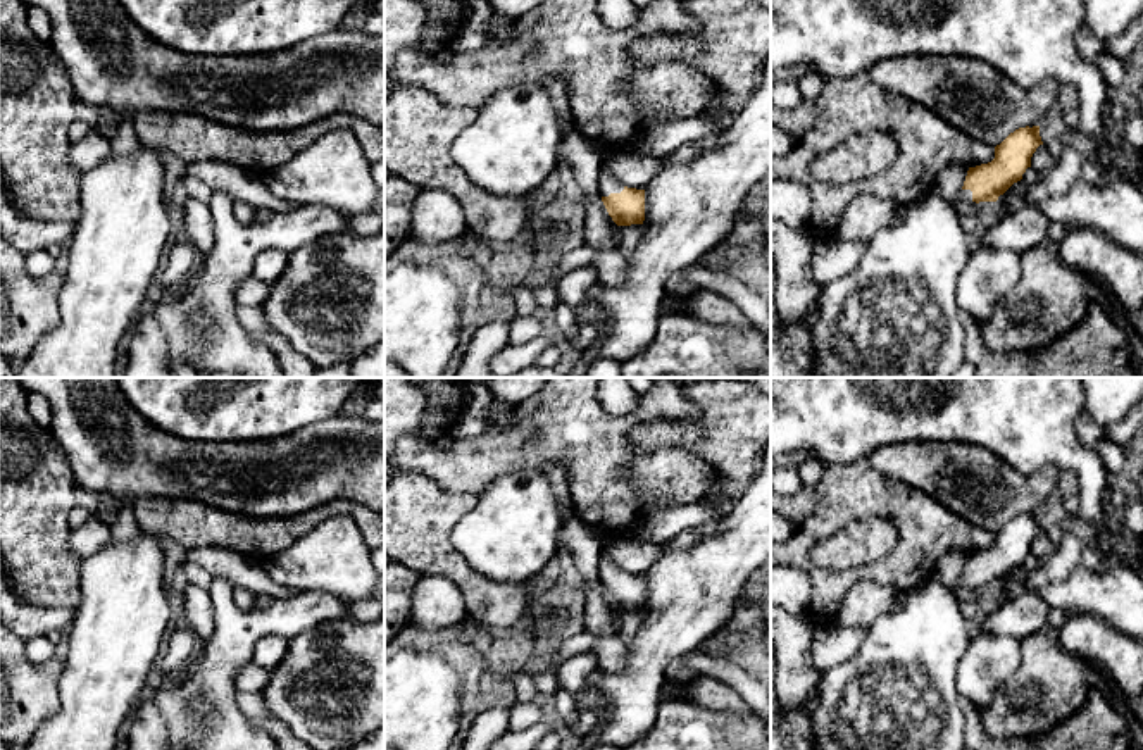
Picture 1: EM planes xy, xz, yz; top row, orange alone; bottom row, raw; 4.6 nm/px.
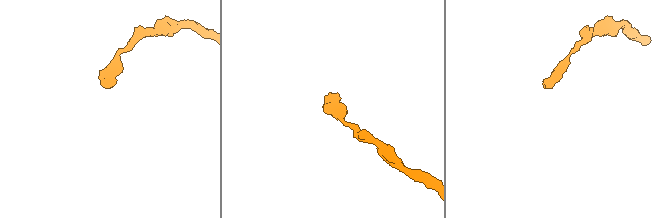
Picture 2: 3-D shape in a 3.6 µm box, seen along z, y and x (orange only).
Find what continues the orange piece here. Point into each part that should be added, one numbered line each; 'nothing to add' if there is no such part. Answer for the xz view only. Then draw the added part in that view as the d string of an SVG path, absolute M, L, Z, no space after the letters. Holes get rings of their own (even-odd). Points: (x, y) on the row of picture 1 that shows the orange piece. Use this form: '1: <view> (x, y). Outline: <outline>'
1: xz (607, 183). Outline: M600 150L602 169L598 176L598 191L602 197L609 197L610 193L621 193L624 186L619 179L607 172L607 164L614 160L619 153L617 152L603 152Z

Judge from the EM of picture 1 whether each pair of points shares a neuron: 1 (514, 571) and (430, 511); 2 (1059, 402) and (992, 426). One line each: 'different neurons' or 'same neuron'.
1: different neurons
2: same neuron

